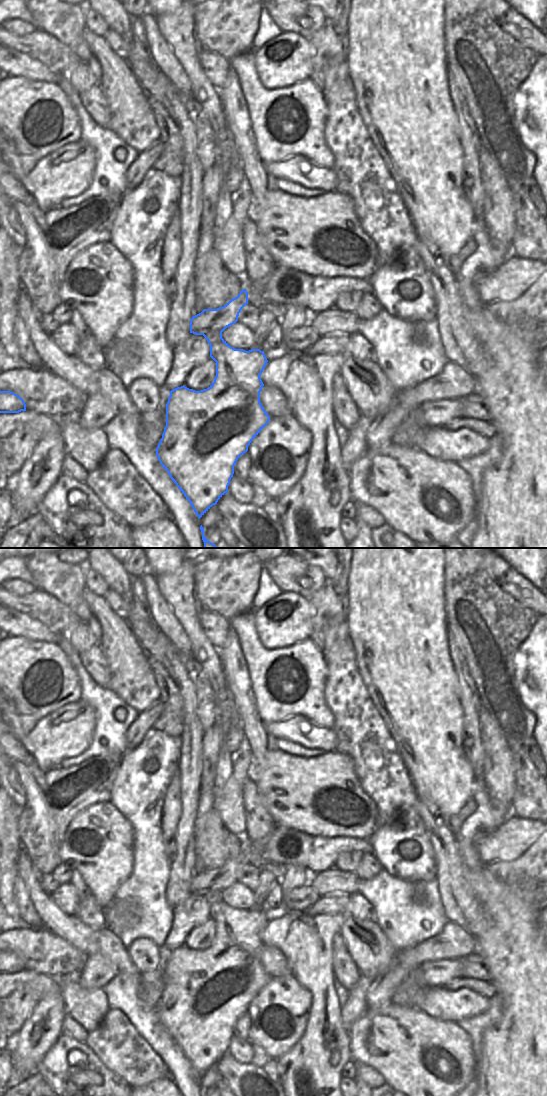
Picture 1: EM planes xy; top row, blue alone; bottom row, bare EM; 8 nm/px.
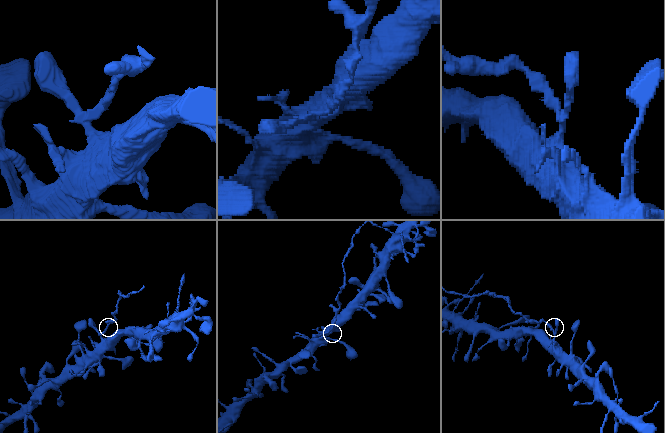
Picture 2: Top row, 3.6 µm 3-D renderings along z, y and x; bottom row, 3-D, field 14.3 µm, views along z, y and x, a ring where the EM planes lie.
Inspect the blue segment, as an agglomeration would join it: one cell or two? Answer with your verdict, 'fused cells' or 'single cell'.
fused cells

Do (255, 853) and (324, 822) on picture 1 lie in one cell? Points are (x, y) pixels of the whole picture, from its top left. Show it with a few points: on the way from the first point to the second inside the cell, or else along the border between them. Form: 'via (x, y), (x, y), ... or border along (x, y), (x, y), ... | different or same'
border along (280, 826), (326, 837) | different

